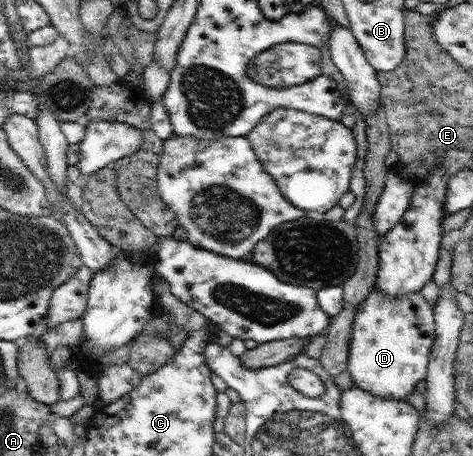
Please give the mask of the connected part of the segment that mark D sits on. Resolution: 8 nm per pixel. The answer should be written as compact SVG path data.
M375 285L353 322L348 371L354 387L377 397L407 400L417 382L426 377L435 328L434 309L420 291L390 297Z

